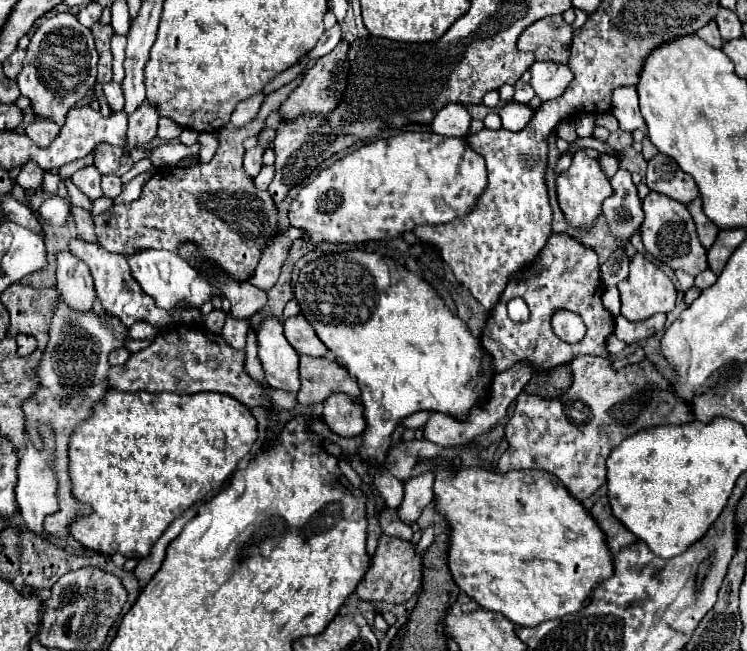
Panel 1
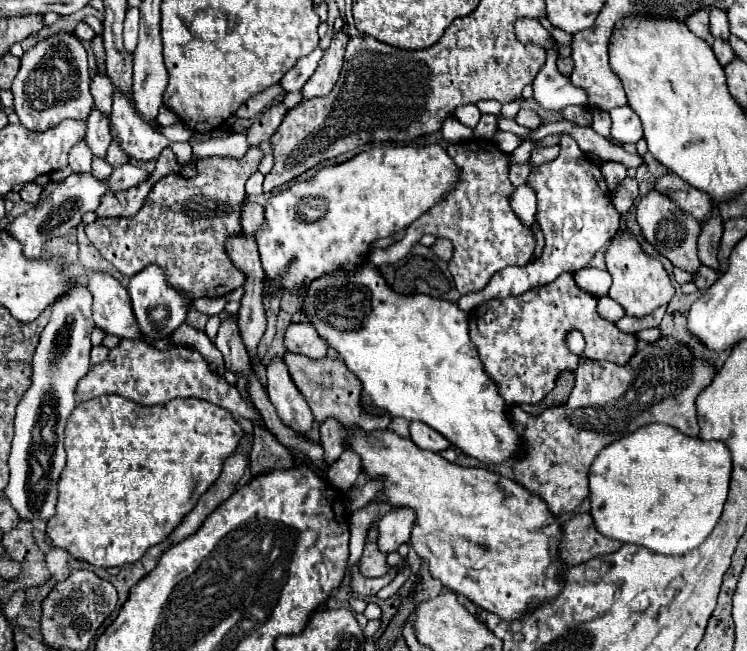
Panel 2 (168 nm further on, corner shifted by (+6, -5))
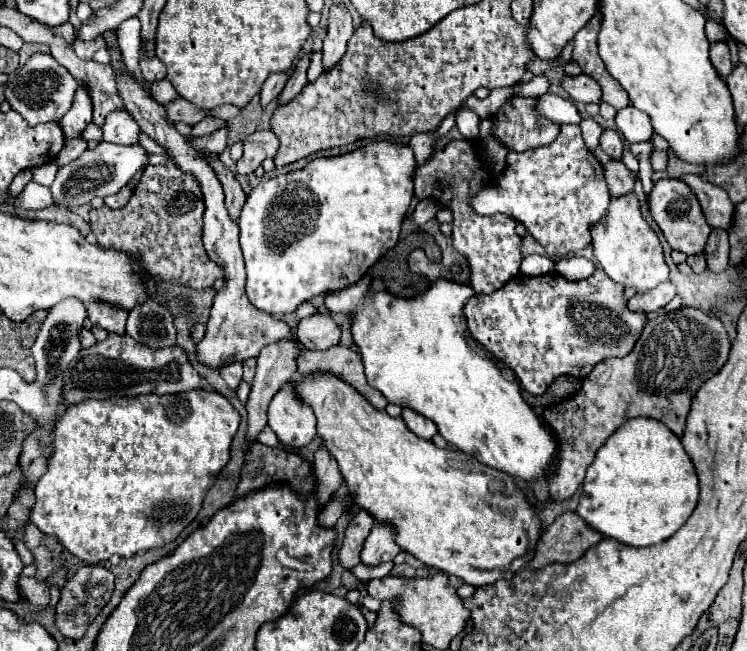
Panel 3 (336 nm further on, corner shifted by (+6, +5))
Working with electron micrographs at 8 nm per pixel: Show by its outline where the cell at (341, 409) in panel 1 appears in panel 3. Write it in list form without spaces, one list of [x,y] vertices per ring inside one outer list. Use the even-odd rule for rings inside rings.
[[[324,444],[314,454],[314,470],[316,470],[316,480],[318,480],[316,494],[318,494],[320,504],[324,506],[342,484],[342,474],[336,466],[336,458],[332,458],[328,450],[324,450]]]

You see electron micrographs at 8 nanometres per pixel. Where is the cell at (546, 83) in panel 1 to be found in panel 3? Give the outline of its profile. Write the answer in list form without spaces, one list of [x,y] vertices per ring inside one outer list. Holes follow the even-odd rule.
[[[578,74],[578,76],[562,76],[560,86],[568,92],[568,96],[572,100],[578,102],[600,102],[600,86],[586,74]]]

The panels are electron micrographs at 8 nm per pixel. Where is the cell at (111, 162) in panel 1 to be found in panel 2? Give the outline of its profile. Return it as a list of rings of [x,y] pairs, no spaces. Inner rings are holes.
[[[92,106],[92,112],[86,118],[86,142],[92,148],[94,156],[100,156],[100,158],[106,156],[106,150],[112,142],[108,116],[104,112],[100,112],[96,106]]]

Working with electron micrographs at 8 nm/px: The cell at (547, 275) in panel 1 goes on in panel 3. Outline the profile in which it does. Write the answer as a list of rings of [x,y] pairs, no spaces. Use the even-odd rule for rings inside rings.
[[[596,268],[594,274],[588,280],[570,282],[564,276],[552,272],[544,276],[516,276],[508,280],[502,288],[498,288],[492,294],[476,294],[468,300],[464,306],[464,314],[468,320],[468,328],[472,336],[500,362],[504,362],[508,368],[514,370],[514,374],[520,380],[520,388],[530,394],[544,394],[546,388],[558,378],[558,376],[576,376],[586,378],[588,372],[596,362],[602,362],[606,358],[622,358],[630,354],[636,340],[642,334],[642,328],[646,324],[646,316],[640,312],[630,312],[626,308],[626,300],[622,298],[624,288],[612,282],[602,268]]]

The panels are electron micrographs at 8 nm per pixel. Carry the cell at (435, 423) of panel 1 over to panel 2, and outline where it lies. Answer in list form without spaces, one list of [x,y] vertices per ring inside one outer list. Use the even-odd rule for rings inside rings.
[[[410,422],[410,438],[416,442],[418,448],[432,450],[432,452],[442,452],[450,446],[450,442],[442,434],[438,434],[424,422]]]

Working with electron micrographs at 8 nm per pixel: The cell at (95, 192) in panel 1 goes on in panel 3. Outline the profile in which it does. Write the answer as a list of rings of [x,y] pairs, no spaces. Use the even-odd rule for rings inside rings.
[[[80,84],[76,90],[74,106],[64,114],[64,118],[60,120],[60,126],[64,130],[64,136],[70,140],[70,138],[82,138],[82,132],[90,122],[92,122],[92,102],[90,102],[88,90]]]

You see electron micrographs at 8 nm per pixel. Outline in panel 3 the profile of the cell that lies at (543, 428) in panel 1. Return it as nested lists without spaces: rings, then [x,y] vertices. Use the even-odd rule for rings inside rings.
[[[680,308],[676,312],[656,310],[648,314],[644,332],[628,356],[608,358],[596,364],[572,398],[550,406],[540,414],[558,442],[558,462],[554,474],[548,474],[546,478],[550,498],[554,502],[572,498],[582,484],[596,450],[630,418],[648,416],[662,420],[676,436],[682,436],[692,396],[700,384],[724,366],[728,352],[728,334],[722,322],[708,312]]]

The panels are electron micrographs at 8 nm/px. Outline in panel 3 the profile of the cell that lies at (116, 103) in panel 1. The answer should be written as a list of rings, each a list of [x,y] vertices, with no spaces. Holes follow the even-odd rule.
[[[128,18],[118,26],[118,42],[120,42],[120,50],[122,56],[126,58],[128,70],[132,70],[136,74],[138,80],[142,80],[140,70],[138,70],[138,48],[140,48],[140,20]]]

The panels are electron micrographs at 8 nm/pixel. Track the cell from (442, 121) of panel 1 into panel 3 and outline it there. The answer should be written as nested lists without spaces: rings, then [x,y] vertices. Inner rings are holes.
[[[460,110],[456,114],[456,126],[462,132],[462,136],[466,140],[478,140],[478,126],[480,126],[480,118],[472,112],[472,110]]]

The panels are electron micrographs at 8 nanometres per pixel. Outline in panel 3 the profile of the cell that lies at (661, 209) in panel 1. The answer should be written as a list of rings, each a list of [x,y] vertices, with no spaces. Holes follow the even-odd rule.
[[[676,178],[658,180],[652,188],[652,192],[648,194],[648,208],[650,208],[650,214],[652,214],[654,222],[660,226],[664,238],[668,240],[668,244],[674,250],[684,252],[686,256],[702,254],[704,244],[706,244],[708,234],[710,234],[712,228],[708,226],[696,196],[692,194],[692,190],[682,180],[676,180]]]

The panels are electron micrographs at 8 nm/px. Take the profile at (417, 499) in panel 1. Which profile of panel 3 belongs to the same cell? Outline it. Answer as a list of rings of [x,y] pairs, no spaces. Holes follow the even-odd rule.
[[[374,524],[362,550],[362,562],[370,566],[378,566],[394,560],[398,552],[400,546],[396,546],[396,538],[392,538],[392,530],[388,530],[388,526]]]

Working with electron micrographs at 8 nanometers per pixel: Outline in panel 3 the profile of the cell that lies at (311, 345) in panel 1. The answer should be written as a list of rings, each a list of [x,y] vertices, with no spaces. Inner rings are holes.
[[[312,314],[300,320],[296,338],[308,350],[328,350],[338,344],[340,328],[330,314]]]

